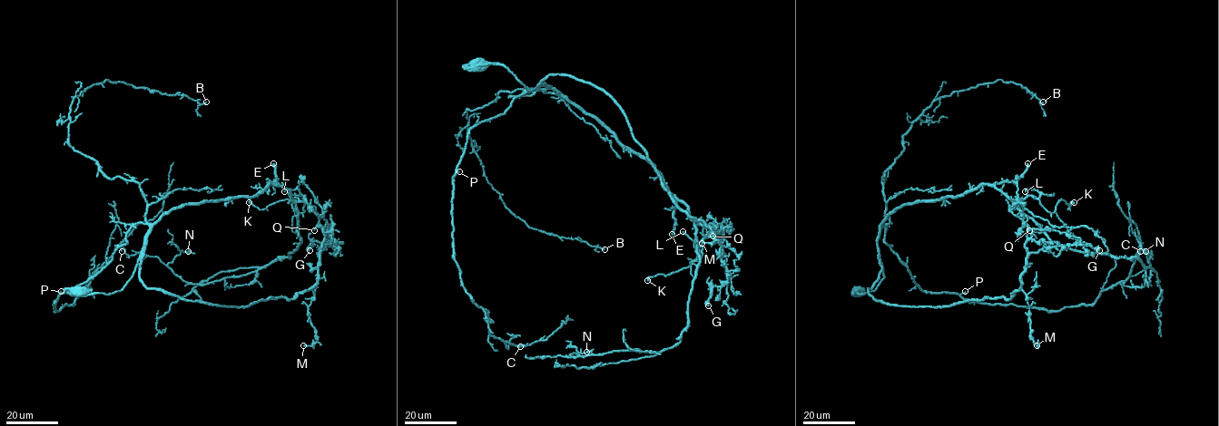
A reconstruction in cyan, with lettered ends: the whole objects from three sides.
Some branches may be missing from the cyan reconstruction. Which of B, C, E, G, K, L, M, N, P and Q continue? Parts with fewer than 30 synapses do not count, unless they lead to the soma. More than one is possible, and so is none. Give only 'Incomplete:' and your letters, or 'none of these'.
Incomplete: E

